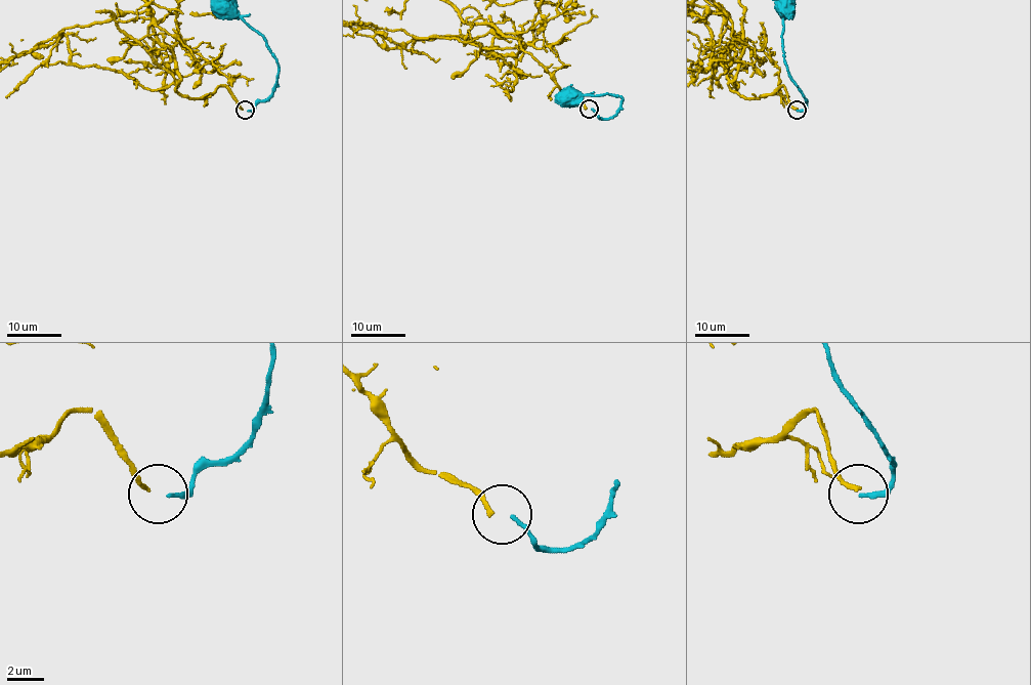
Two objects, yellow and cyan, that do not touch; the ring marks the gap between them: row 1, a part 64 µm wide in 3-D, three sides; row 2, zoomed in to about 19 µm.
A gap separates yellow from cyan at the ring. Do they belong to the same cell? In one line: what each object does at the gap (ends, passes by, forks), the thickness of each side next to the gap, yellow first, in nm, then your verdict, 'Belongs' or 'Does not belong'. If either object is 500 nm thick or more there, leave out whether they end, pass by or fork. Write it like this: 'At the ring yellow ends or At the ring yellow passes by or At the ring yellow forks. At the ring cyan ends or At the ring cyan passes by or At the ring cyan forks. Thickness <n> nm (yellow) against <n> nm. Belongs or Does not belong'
At the ring yellow ends. At the ring cyan ends. Thickness 240 nm (yellow) against 200 nm. Does not belong

